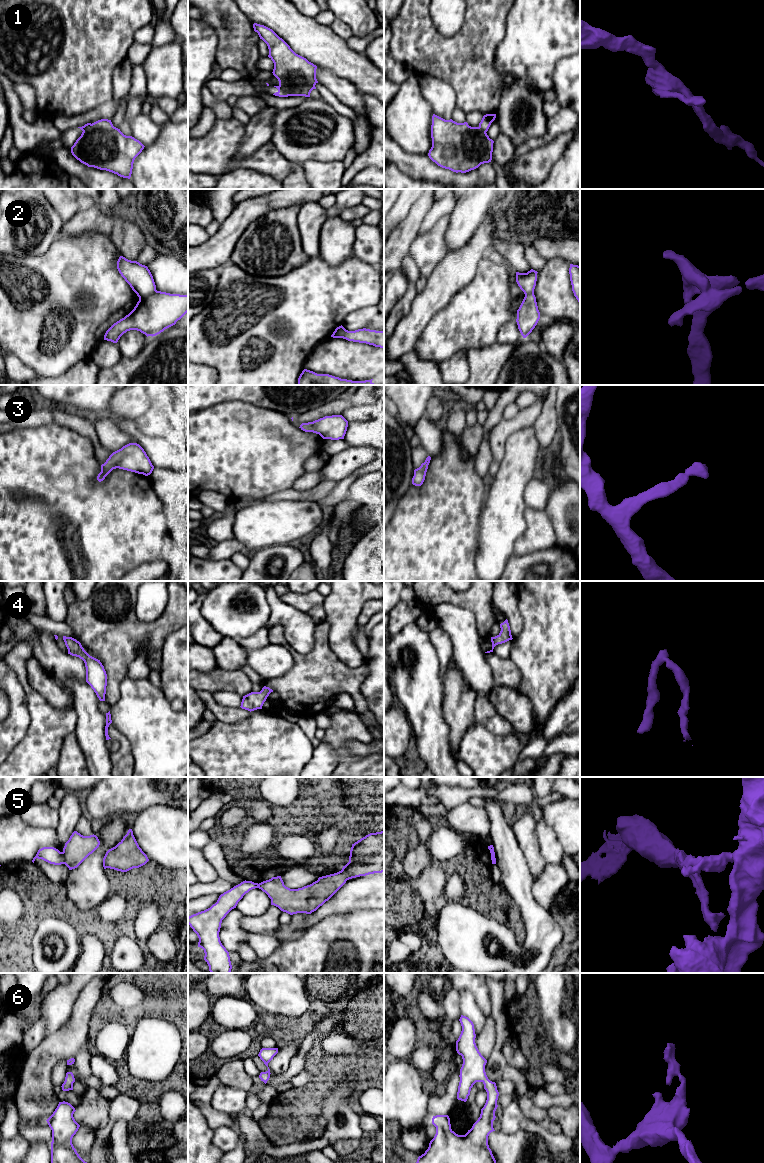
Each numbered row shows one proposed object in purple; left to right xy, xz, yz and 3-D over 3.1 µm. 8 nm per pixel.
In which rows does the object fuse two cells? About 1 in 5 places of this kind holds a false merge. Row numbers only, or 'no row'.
1, 5

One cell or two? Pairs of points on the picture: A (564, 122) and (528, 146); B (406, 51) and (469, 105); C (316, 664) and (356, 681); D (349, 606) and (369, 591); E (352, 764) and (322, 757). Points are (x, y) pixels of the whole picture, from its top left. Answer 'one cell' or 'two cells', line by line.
A: one cell
B: one cell
C: one cell
D: one cell
E: two cells

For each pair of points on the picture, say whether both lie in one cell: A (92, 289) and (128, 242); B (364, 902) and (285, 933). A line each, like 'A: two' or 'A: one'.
A: two
B: two

